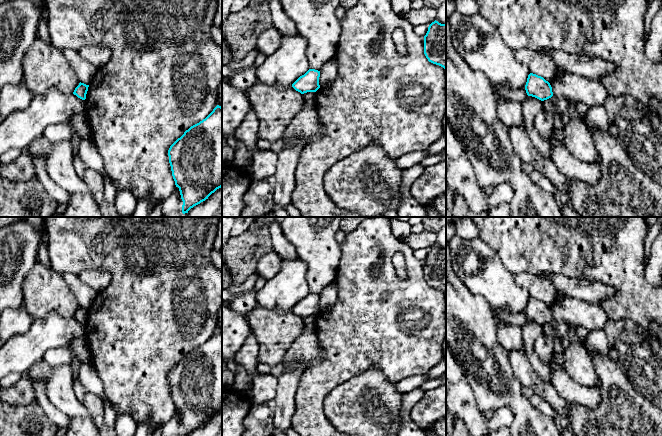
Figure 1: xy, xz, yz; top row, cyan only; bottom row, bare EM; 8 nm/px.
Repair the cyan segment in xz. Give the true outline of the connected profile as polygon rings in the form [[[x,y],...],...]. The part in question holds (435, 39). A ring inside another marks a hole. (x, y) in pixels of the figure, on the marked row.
[[[432,22],[424,36],[424,54],[429,62],[446,70],[446,24]]]

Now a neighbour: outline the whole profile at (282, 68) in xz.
[[[283,35],[280,47],[257,67],[258,82],[278,88],[291,88],[292,84],[309,69],[308,43],[304,36]]]

